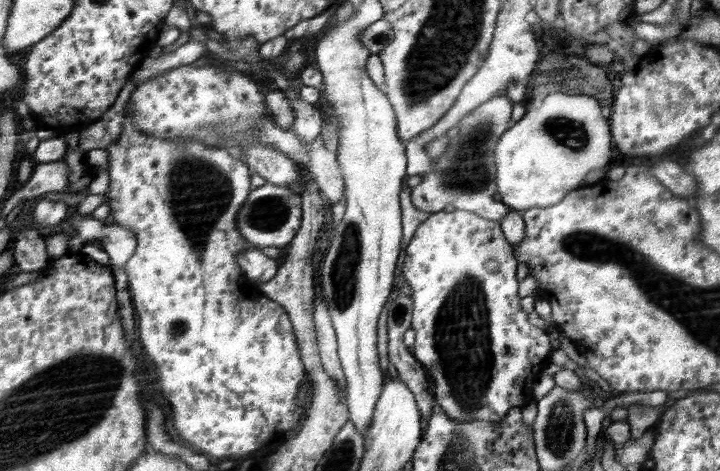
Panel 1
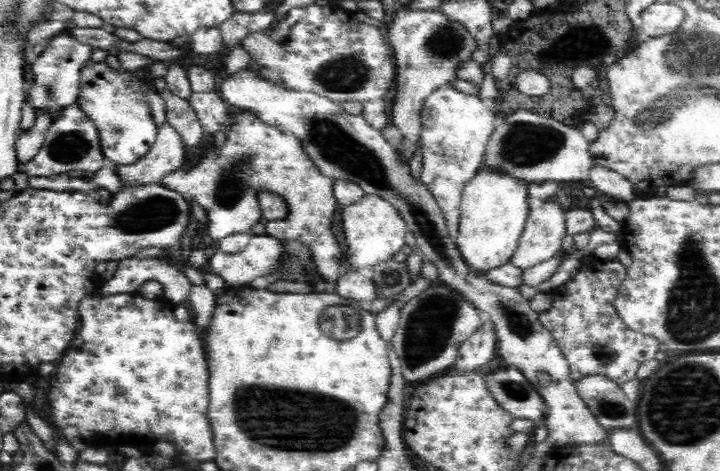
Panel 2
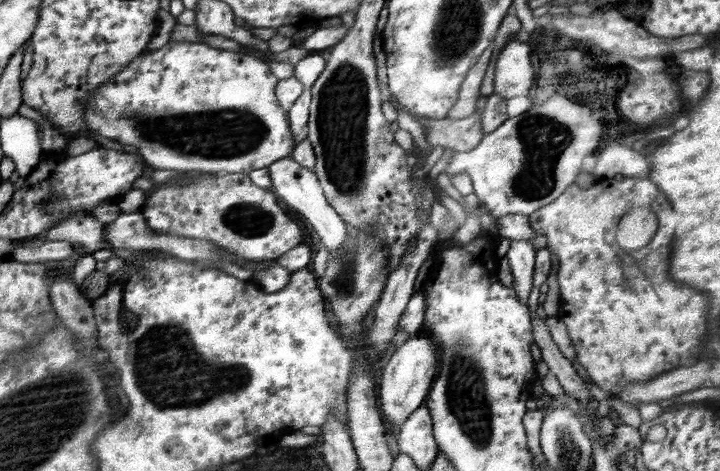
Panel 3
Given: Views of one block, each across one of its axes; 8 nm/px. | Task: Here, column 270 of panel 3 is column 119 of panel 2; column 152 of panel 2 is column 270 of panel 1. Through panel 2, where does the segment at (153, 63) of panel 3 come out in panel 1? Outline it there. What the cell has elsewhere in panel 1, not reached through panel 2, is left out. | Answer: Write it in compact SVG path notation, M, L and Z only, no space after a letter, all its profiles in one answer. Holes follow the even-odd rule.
M212 62L205 66L196 67L192 63L184 64L165 72L158 78L151 78L148 82L138 85L136 92L129 102L128 110L133 116L137 127L144 129L155 137L167 139L181 139L182 137L200 141L209 147L226 149L233 157L240 158L241 150L250 145L268 143L283 152L288 158L295 160L299 165L311 173L314 182L319 186L322 197L333 206L342 199L345 194L345 180L342 170L334 153L319 134L314 140L301 140L296 136L292 127L289 130L282 130L269 118L265 107L265 96L269 93L269 87L258 84L256 80L240 74L237 70L224 70L223 66L212 65Z

